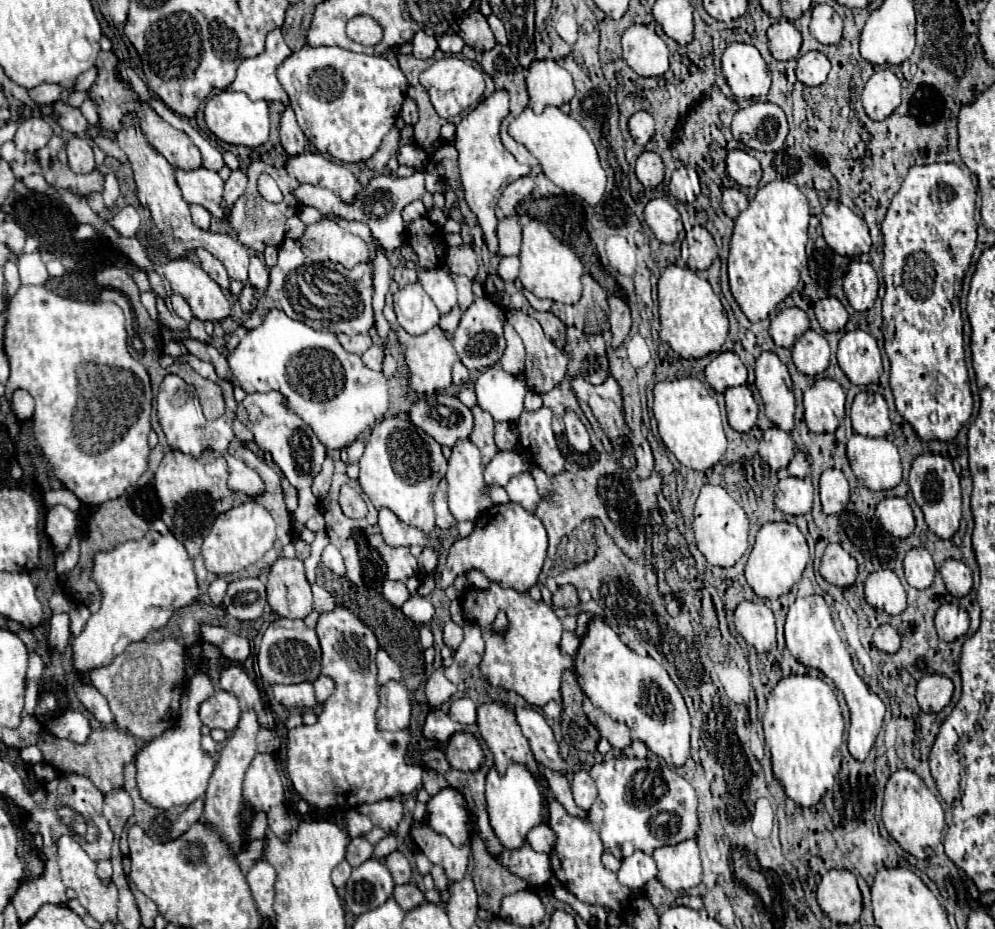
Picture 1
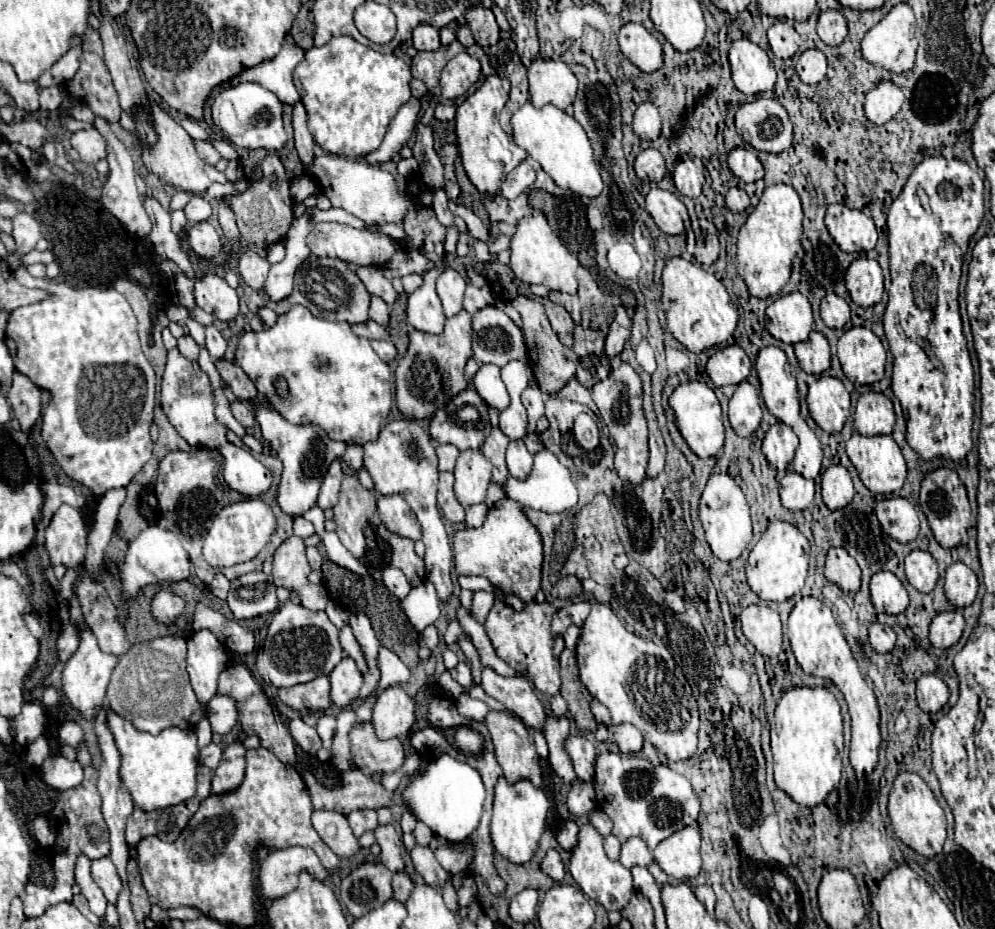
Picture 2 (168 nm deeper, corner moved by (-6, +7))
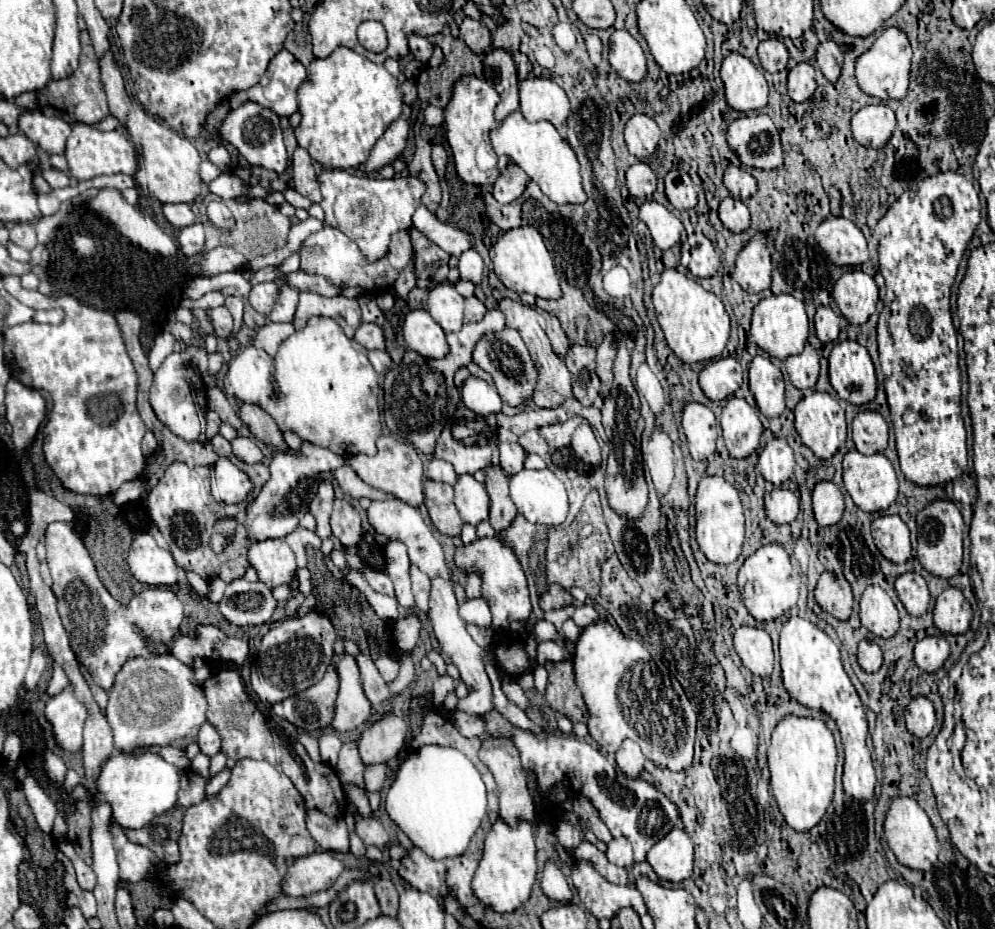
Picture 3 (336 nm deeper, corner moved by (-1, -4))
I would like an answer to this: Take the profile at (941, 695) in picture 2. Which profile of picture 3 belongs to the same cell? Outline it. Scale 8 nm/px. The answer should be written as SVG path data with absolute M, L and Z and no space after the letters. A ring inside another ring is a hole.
M914 697L908 707L906 707L906 727L912 735L918 739L926 737L932 727L936 725L936 715L934 715L934 705L928 697Z

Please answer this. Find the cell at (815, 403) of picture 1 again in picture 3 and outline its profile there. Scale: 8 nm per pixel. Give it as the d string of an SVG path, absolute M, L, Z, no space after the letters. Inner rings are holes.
M814 391L806 395L794 409L796 431L820 459L830 459L846 441L846 419L840 403L828 395Z

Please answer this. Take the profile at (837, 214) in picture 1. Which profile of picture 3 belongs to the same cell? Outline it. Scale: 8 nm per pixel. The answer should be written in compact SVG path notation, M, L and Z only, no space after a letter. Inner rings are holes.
M828 217L816 229L816 241L834 265L862 265L868 261L864 233L844 217Z

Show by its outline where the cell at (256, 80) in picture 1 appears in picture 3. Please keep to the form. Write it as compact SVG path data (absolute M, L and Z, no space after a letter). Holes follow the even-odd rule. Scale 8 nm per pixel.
M282 49L268 65L260 83L234 93L228 101L230 107L236 109L246 101L256 101L268 109L272 109L280 117L290 117L298 111L296 89L306 79L306 69L302 63L294 59L286 49Z

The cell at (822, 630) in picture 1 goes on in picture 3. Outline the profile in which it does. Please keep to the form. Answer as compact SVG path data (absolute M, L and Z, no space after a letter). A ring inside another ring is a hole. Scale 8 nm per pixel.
M792 615L780 631L780 665L782 665L782 681L788 693L798 703L808 705L810 709L824 711L836 721L846 755L842 777L844 791L854 799L870 799L876 787L876 773L870 751L866 747L868 721L862 701L844 671L838 645L808 619Z

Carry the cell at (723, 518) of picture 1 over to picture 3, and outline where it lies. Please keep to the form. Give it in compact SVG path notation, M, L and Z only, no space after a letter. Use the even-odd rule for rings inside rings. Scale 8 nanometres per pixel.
M702 477L695 497L695 510L695 534L700 551L716 565L734 563L744 543L744 513L738 491L724 477Z

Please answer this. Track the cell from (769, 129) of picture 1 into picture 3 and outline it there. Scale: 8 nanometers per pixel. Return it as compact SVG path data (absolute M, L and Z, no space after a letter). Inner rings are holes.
M764 113L740 117L728 127L728 145L748 167L778 169L782 165L780 135L772 119Z

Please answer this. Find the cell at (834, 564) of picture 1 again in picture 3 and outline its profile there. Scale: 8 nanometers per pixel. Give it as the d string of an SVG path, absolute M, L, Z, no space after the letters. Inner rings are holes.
M824 571L816 585L816 601L818 605L834 615L836 619L848 619L852 613L852 587L846 579L834 575L832 571Z

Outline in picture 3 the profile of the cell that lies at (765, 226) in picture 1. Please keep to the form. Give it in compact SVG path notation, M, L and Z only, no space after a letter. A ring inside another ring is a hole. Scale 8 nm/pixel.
M756 233L736 257L734 279L748 293L770 289L772 283L772 239L766 233Z

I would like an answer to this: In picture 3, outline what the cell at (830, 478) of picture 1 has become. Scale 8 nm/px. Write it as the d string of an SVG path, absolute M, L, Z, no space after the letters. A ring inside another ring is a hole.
M832 481L816 483L812 491L812 509L820 525L834 525L844 513L844 495Z

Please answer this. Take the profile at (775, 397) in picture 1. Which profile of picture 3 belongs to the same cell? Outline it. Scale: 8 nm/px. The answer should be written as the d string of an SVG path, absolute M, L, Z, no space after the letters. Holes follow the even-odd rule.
M764 355L754 357L750 363L750 393L754 395L760 413L768 419L780 417L786 409L782 373Z

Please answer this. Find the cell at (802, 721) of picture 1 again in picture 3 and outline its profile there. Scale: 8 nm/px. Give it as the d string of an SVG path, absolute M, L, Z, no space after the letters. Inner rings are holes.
M786 715L776 725L768 749L768 767L772 775L772 793L792 829L808 831L824 817L834 795L836 759L834 735L822 719Z

